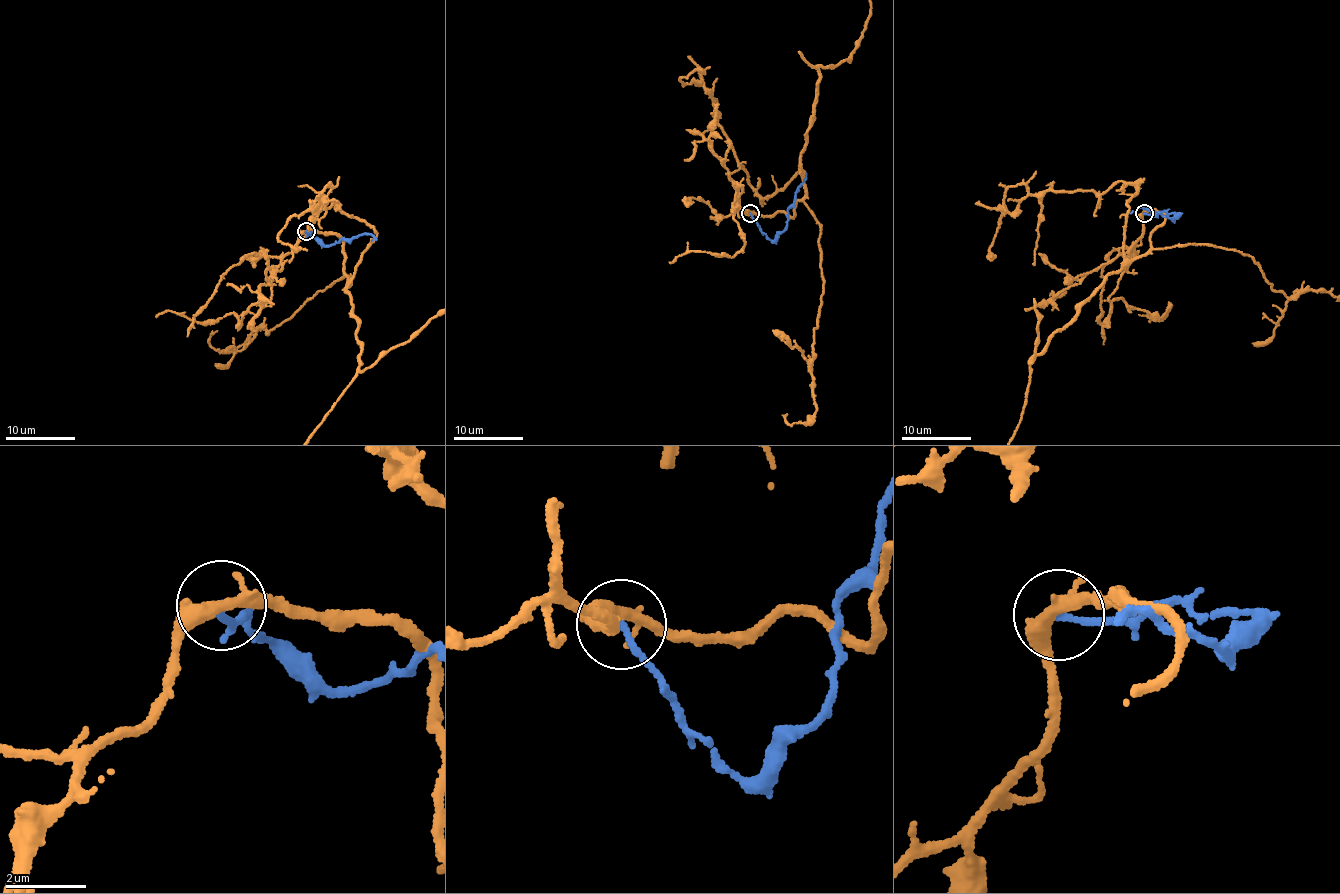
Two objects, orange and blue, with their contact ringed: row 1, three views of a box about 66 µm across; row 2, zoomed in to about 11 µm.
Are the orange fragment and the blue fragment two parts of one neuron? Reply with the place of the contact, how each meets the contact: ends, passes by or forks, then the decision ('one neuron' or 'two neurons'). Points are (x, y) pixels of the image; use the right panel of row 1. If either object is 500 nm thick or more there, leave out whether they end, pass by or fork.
(1144, 213) | orange forks | blue ends | two neurons

